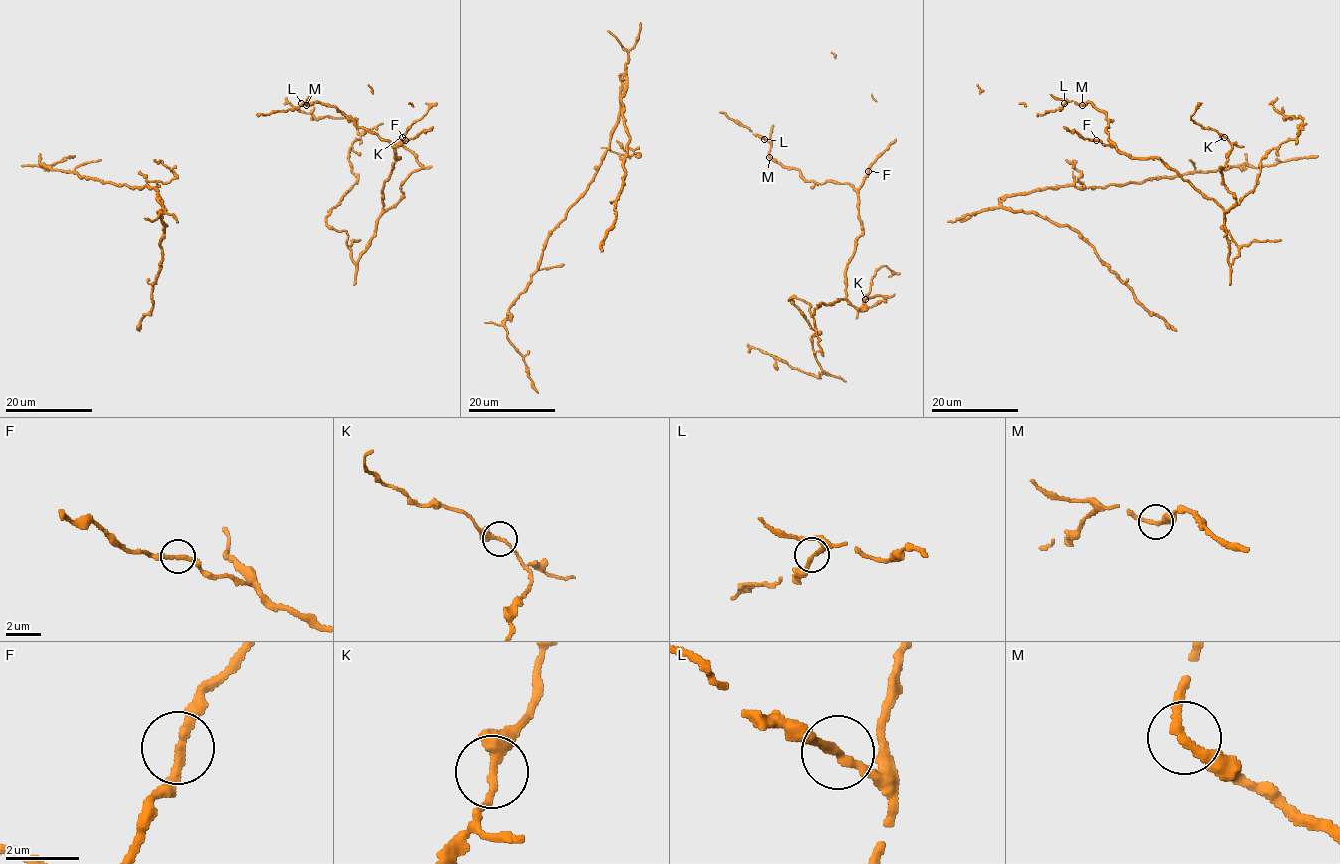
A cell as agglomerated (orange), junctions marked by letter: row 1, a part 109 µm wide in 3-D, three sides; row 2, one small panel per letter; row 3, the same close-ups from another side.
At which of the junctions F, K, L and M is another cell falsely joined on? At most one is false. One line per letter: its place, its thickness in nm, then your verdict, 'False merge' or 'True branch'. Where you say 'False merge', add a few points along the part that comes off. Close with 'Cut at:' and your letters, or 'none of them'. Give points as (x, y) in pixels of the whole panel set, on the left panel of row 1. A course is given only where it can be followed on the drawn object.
F: Place: (405, 140). Thickness 240 nm. True branch
K: Place: (402, 137). Thickness 280 nm. True branch
L: Place: (301, 103). Thickness 240 nm. True branch
M: Place: (306, 105). Thickness 260 nm. True branch
Cut at: none of them

